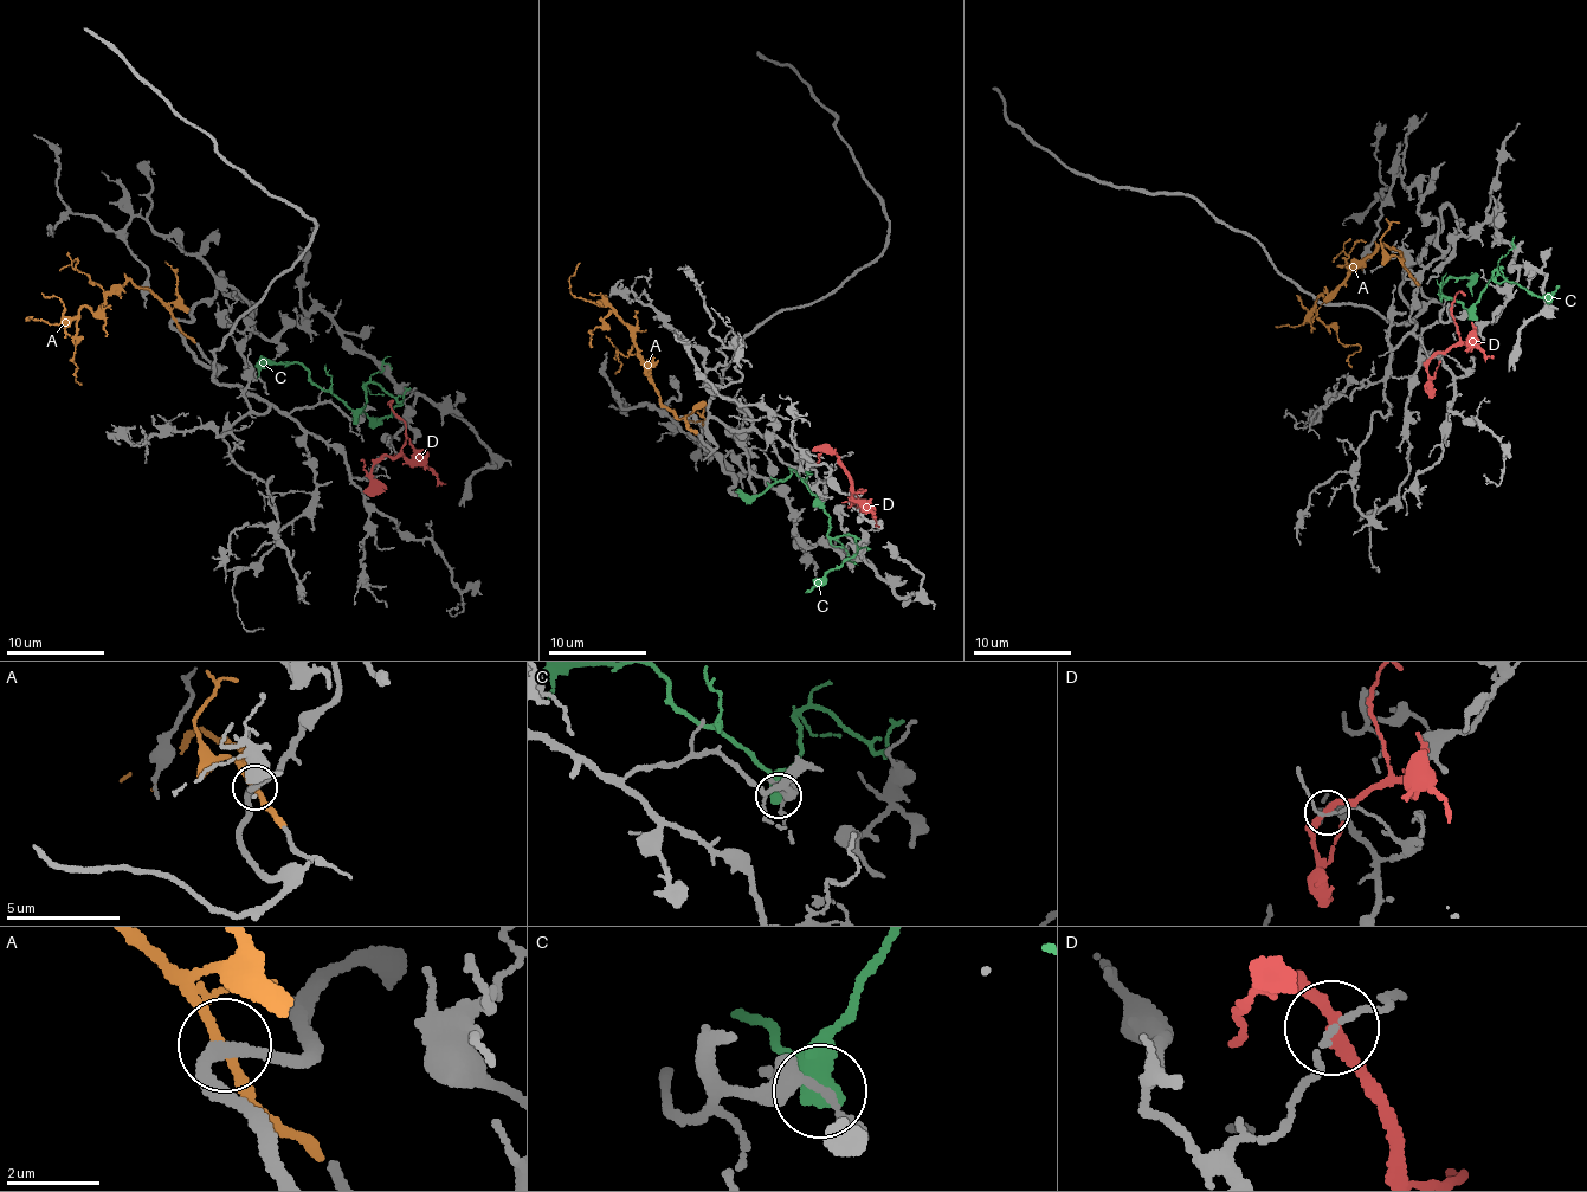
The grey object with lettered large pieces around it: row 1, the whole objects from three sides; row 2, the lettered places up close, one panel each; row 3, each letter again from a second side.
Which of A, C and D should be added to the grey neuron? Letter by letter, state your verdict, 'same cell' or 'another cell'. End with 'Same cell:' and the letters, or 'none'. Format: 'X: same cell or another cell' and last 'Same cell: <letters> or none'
A: same cell
C: another cell
D: another cell
Same cell: A

